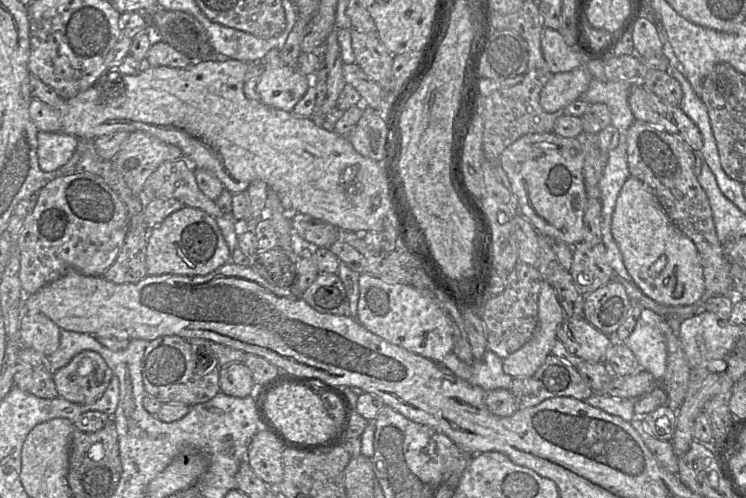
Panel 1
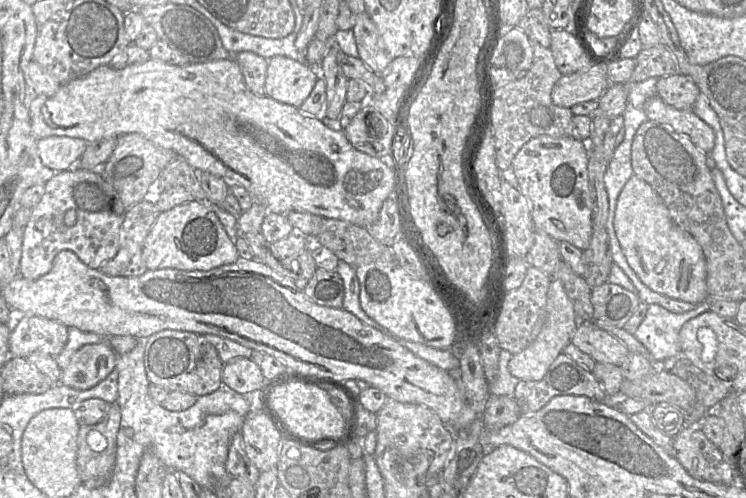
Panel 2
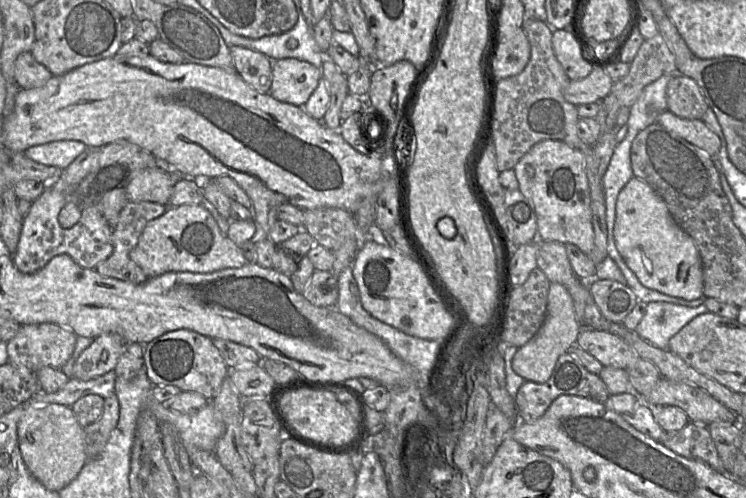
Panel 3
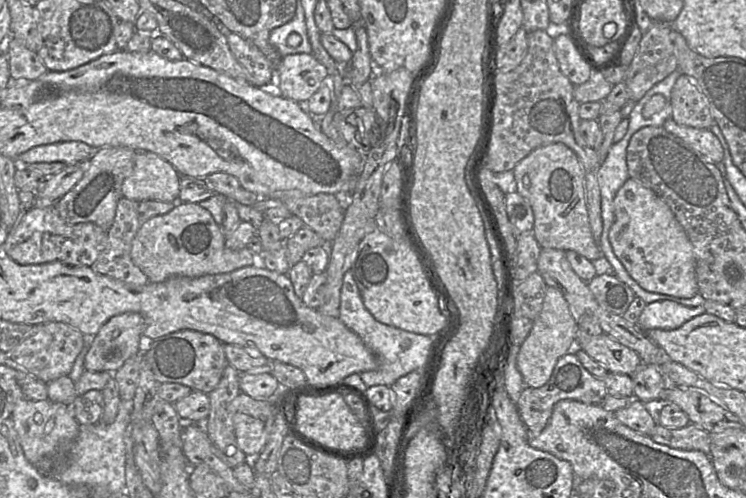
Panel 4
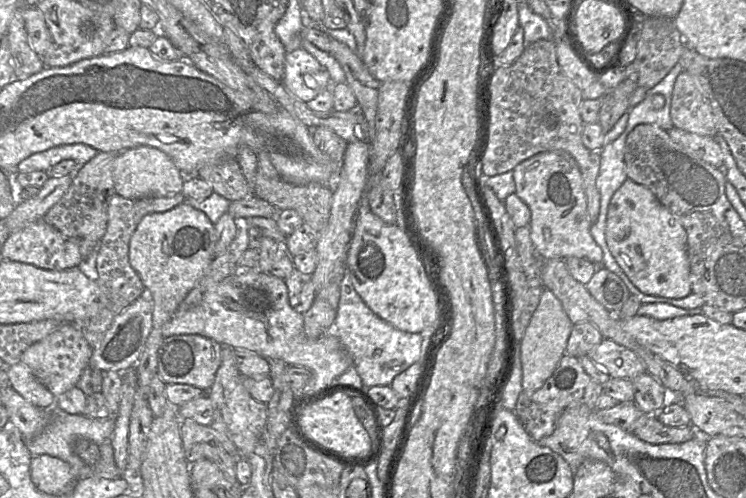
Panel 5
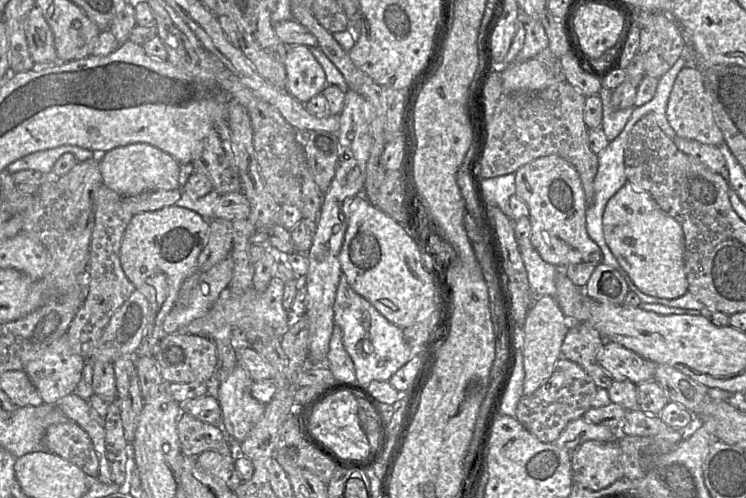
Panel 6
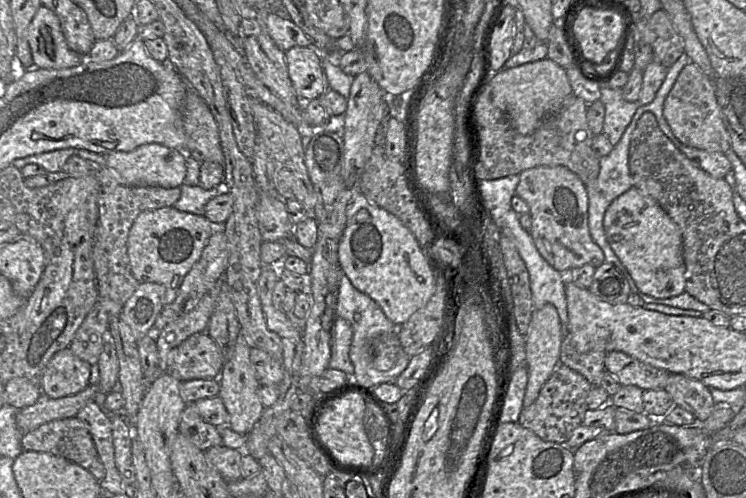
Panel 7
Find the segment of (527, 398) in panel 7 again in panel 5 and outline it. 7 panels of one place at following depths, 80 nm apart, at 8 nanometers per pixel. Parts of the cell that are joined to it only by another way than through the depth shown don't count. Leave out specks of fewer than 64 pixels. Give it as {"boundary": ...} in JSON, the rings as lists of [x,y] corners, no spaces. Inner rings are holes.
{"boundary":[[[544,289],[521,341],[521,367],[523,391],[536,391],[552,375],[561,357],[566,354],[566,345],[573,324],[561,302],[552,291]]]}

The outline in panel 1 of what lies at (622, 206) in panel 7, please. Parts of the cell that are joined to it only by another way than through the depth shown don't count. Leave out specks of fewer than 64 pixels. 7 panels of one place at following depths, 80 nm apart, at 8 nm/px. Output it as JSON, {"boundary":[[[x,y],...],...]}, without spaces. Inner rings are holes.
{"boundary":[[[633,176],[617,197],[611,234],[632,282],[644,295],[665,306],[689,306],[700,300],[705,287],[696,246],[671,222],[651,189]]]}

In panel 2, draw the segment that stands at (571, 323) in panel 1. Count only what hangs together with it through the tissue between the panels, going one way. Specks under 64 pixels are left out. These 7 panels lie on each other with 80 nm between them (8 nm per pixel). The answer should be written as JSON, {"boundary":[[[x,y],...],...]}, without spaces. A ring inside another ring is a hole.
{"boundary":[[[594,321],[578,324],[570,343],[589,355],[596,363],[620,366],[625,356],[630,353],[621,341],[599,329]]]}

